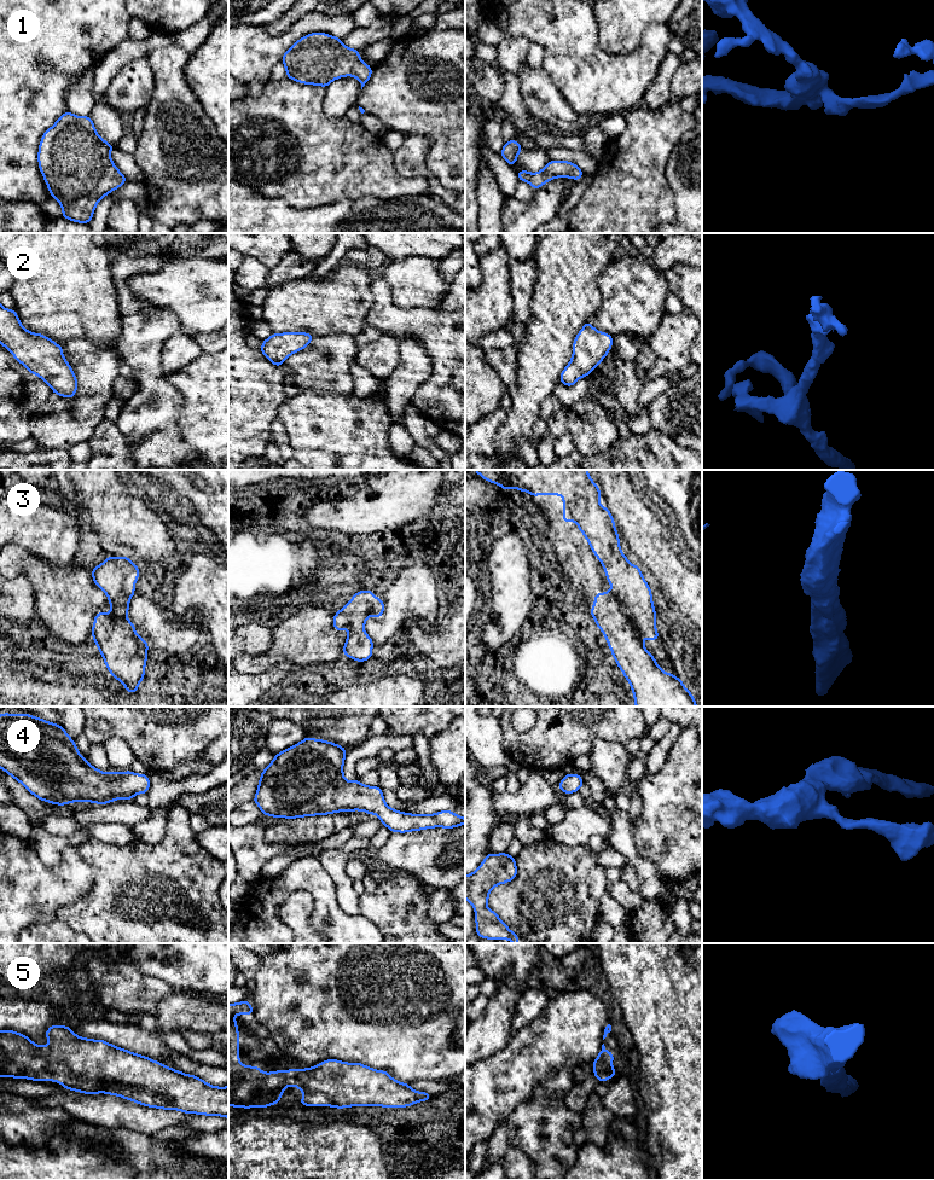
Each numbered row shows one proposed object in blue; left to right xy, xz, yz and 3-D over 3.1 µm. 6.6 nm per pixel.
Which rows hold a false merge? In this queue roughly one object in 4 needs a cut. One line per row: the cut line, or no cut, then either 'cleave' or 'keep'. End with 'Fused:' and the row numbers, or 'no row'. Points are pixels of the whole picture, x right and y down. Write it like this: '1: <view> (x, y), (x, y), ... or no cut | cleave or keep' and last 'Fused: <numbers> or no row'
1: no cut | keep
2: no cut | keep
3: no cut | keep
4: no cut | keep
5: no cut | keep
Fused: no row

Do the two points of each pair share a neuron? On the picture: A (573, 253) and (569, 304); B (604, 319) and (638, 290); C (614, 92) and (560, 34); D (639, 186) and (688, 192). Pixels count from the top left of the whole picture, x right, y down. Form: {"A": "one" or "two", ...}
{"A": "one", "B": "one", "C": "one", "D": "two"}

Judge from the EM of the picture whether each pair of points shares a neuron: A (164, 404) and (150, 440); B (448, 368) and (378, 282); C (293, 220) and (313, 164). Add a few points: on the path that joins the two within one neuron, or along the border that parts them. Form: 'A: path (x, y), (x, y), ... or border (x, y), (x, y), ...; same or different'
A: path (156, 412), (150, 418), (150, 431); same
B: path (436, 344), (415, 323), (404, 323), (387, 306); same
C: border (270, 198), (283, 198), (300, 209), (324, 205); different

